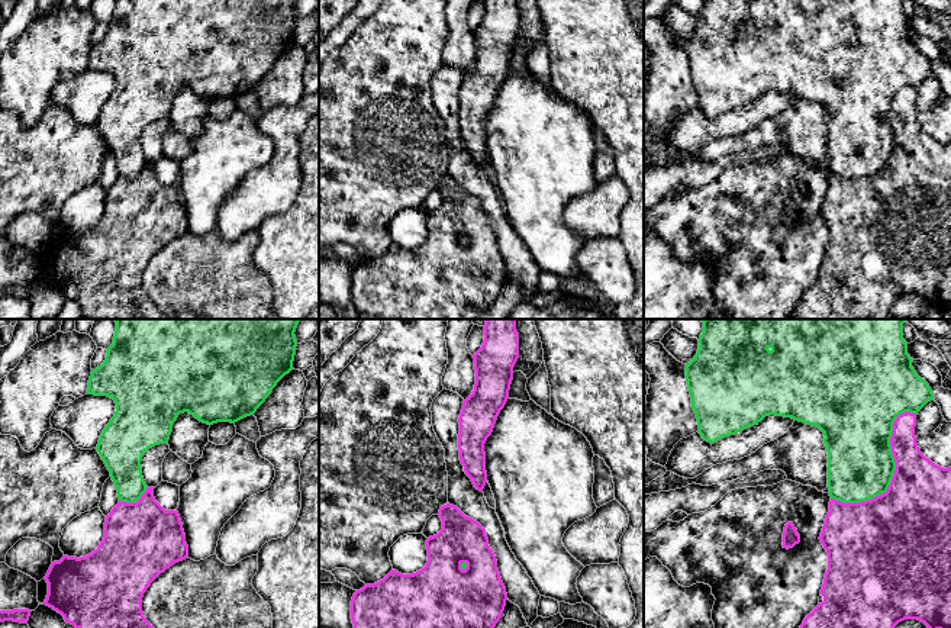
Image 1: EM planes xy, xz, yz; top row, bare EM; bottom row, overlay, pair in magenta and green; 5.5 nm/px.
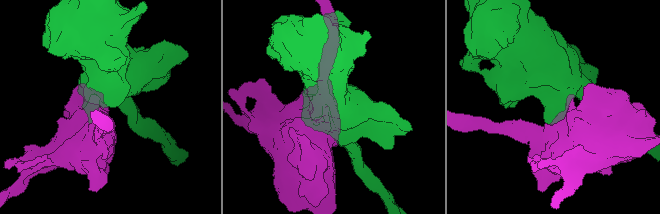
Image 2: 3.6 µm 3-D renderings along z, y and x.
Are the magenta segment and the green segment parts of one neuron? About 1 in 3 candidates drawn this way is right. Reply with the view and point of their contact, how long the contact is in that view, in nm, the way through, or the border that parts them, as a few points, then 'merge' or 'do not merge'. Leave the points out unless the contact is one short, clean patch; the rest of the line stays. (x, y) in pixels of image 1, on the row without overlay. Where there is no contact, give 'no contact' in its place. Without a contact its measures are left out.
meets magenta in yz at (895, 148); contact 650 nm long; do not merge

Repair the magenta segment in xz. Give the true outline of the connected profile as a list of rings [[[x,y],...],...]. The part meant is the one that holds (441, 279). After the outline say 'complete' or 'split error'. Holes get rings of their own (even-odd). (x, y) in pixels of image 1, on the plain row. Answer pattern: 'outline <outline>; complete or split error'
outline [[[457,181],[439,184],[442,204],[426,215],[428,238],[413,248],[391,245],[383,255],[365,260],[351,276],[351,294],[360,319],[489,319],[489,309],[500,296],[507,268],[486,204]]]; complete

